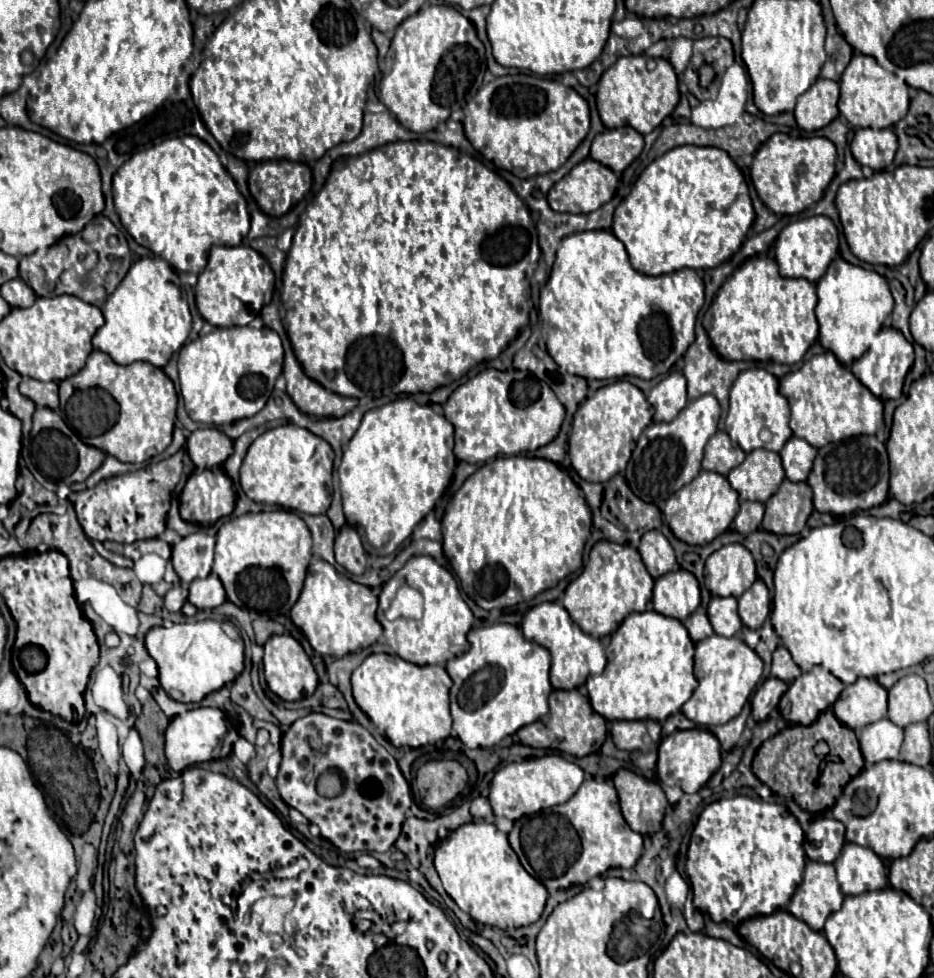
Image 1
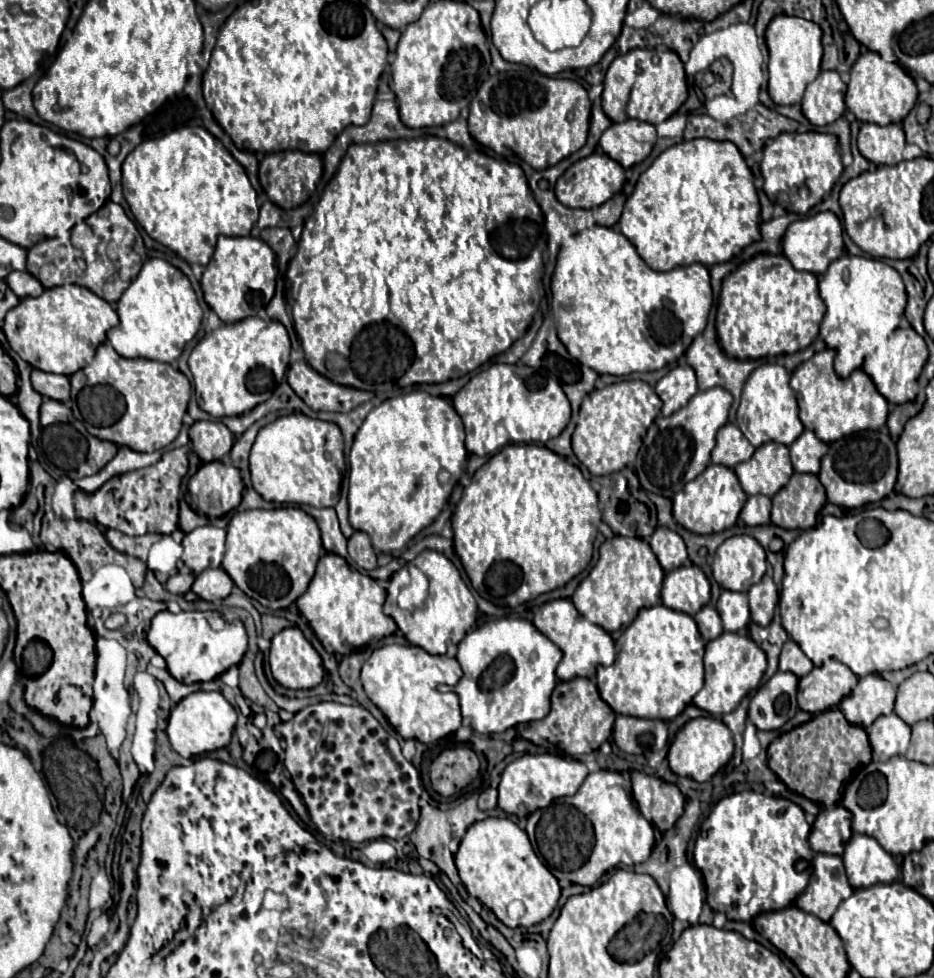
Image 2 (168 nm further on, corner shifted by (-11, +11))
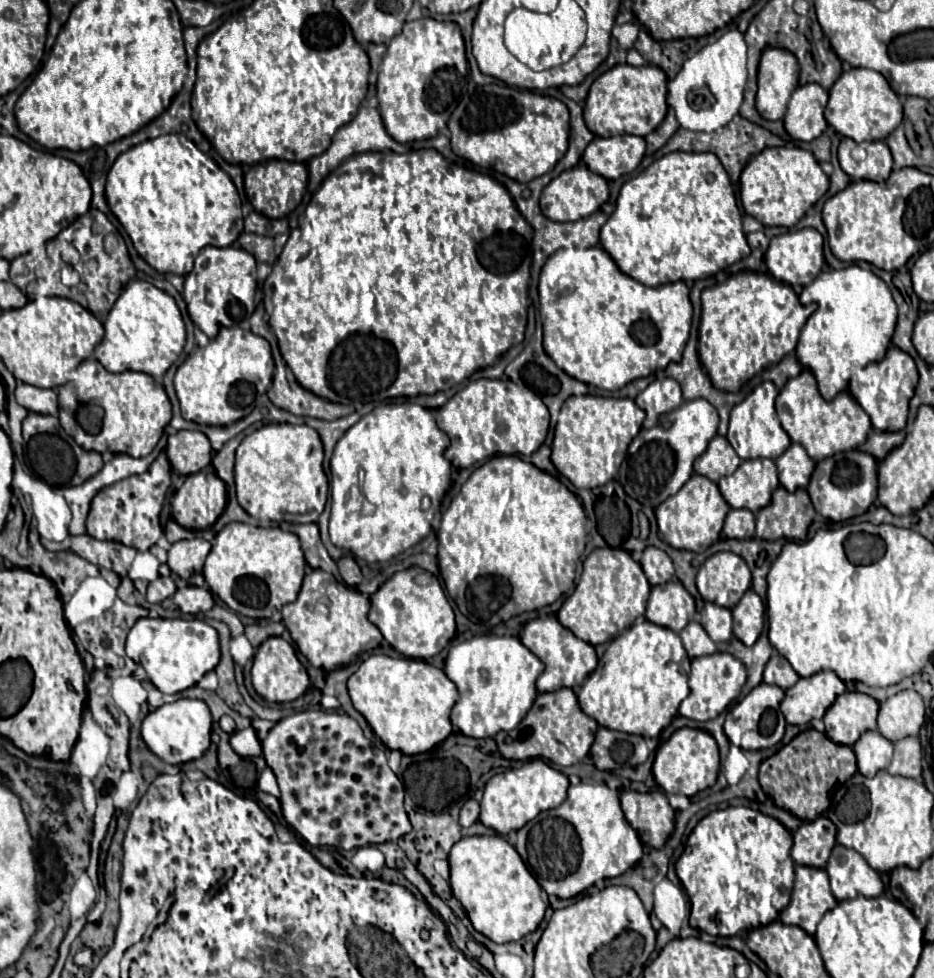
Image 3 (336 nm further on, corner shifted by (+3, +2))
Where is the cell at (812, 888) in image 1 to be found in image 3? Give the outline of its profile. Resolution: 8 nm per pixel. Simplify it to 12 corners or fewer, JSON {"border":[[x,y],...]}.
{"border":[[796,866],[780,920],[812,936],[840,902],[824,868]]}

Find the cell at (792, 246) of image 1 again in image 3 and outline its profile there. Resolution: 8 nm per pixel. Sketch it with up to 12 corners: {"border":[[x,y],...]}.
{"border":[[816,228],[770,240],[766,266],[790,286],[810,284],[824,264]]}

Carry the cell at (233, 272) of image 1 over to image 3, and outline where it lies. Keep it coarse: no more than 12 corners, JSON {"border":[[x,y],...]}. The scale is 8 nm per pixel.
{"border":[[202,248],[182,292],[208,338],[256,308],[256,260]]}

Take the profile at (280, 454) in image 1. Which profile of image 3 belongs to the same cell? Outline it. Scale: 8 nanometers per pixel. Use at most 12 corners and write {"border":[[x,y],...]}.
{"border":[[266,424],[236,450],[238,504],[316,522],[329,478],[318,432]]}

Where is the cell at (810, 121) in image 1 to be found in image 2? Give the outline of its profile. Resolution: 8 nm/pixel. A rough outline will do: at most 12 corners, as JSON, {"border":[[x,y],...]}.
{"border":[[820,71],[806,87],[802,113],[814,127],[844,115],[846,83]]}

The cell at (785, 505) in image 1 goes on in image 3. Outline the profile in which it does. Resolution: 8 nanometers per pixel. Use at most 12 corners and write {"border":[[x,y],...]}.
{"border":[[778,486],[756,512],[762,540],[806,540],[816,510],[806,490]]}

